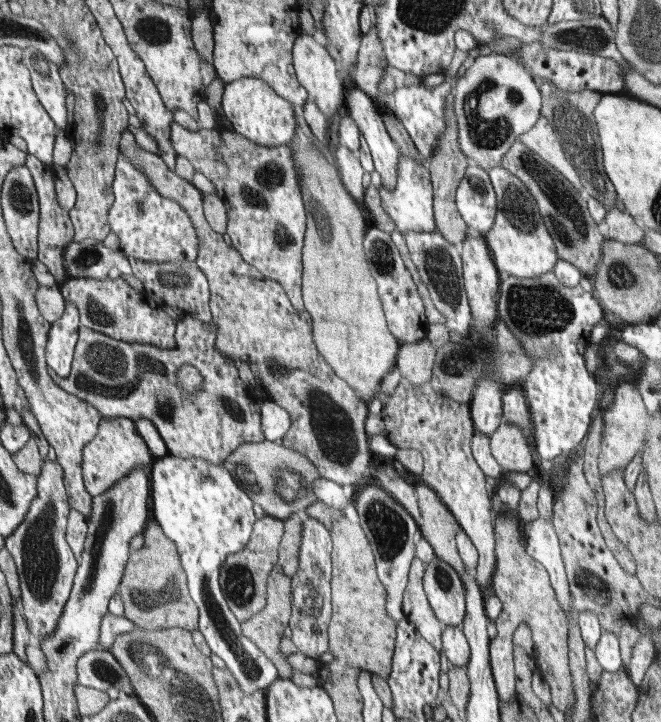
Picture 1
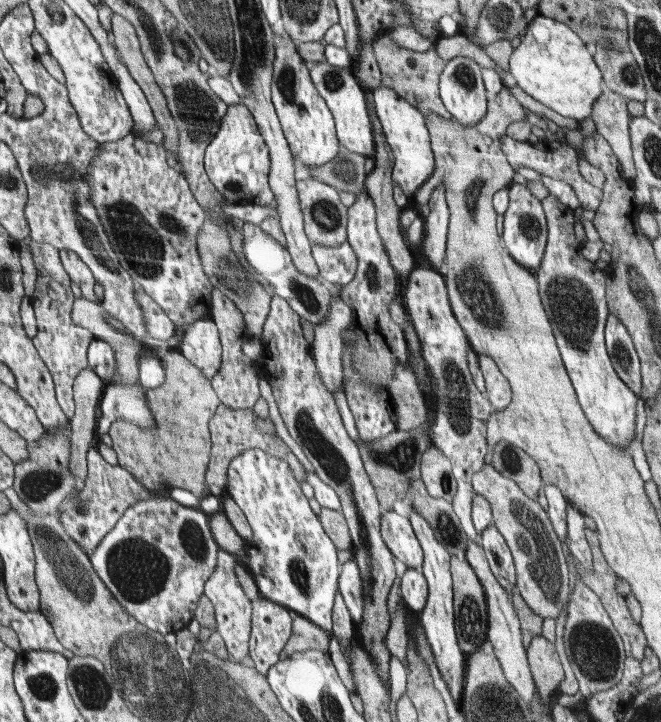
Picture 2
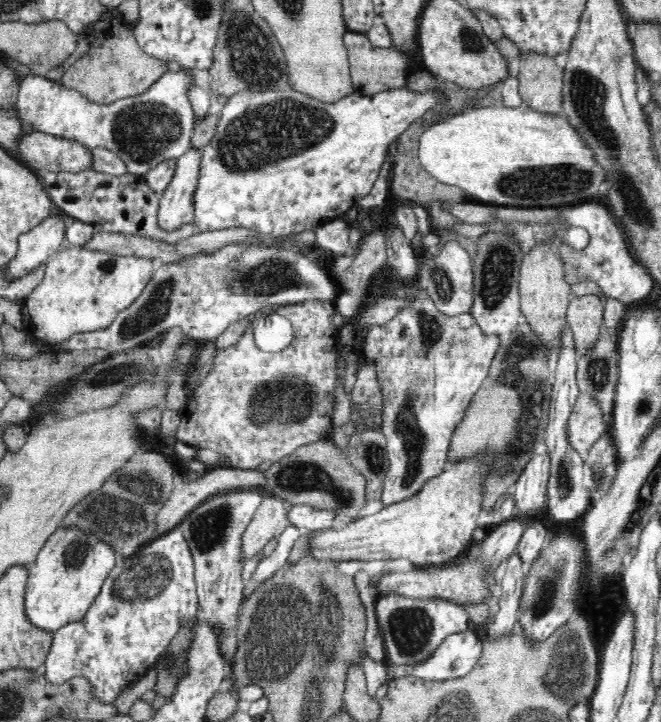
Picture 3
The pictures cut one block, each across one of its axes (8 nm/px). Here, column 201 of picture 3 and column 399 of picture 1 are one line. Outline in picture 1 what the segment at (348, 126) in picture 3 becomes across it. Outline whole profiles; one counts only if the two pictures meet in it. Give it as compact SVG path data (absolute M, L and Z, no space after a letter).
M400 154L398 160L398 178L396 188L391 190L384 184L379 189L381 206L396 223L398 231L404 232L433 232L435 231L433 210L433 186L428 165L421 160L416 160L411 154Z

